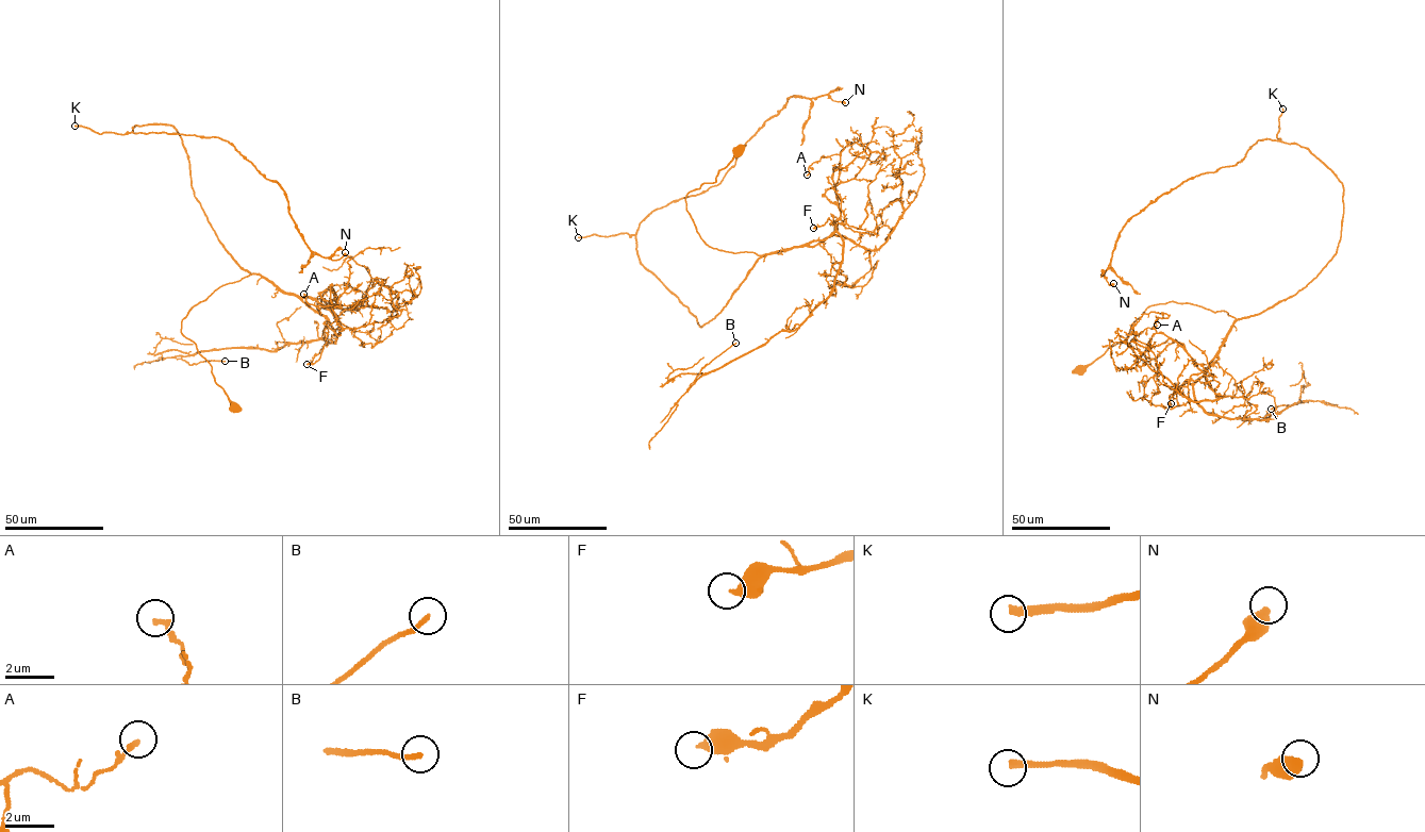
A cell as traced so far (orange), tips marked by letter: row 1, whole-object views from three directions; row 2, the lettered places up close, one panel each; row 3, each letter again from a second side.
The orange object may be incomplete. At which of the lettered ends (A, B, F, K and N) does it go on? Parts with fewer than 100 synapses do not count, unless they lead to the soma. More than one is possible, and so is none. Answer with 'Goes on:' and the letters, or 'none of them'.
Goes on: K

